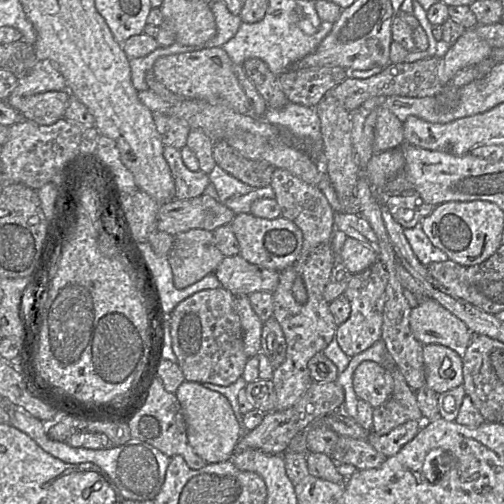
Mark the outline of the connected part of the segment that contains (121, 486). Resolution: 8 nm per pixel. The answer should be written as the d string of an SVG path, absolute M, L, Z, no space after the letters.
M9 410L10 424L32 438L44 451L66 463L91 462L98 465L119 490L119 499L146 501L154 499L161 490L170 457L150 444L131 438L126 443L106 449L72 447L66 441L56 441L47 434L47 424L25 410Z

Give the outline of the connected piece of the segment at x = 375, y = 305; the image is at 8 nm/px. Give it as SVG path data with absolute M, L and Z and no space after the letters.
M376 261L363 272L352 274L343 293L350 303L351 313L349 318L337 327L335 334L340 348L349 357L360 354L381 339L387 284L388 272L381 261Z

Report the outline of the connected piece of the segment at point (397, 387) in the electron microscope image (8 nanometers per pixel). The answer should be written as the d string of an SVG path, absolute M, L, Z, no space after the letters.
M394 361L386 363L385 369L392 375L394 387L390 398L373 410L372 433L377 435L387 434L407 421L424 422L416 393L409 387Z

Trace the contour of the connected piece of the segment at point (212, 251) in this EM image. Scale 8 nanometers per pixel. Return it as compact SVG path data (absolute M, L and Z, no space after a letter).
M191 229L174 235L173 246L167 255L174 285L178 289L214 273L224 258L214 245L213 232L204 229Z

